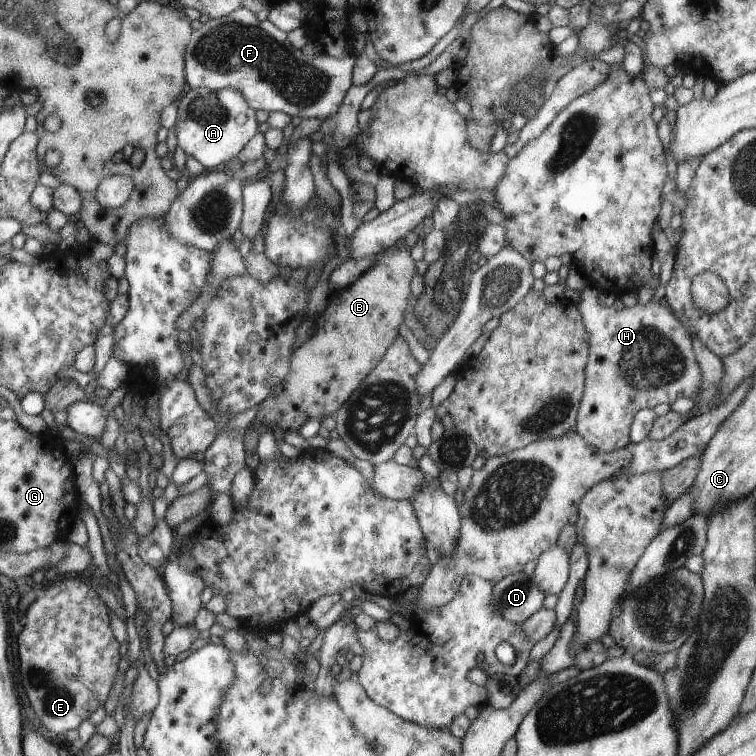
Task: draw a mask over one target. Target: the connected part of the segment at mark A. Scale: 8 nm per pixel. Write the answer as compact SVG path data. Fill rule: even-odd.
M189 88L177 101L176 106L177 120L173 129L177 147L185 156L191 156L207 170L216 169L219 164L235 157L243 146L258 134L255 112L236 88Z

